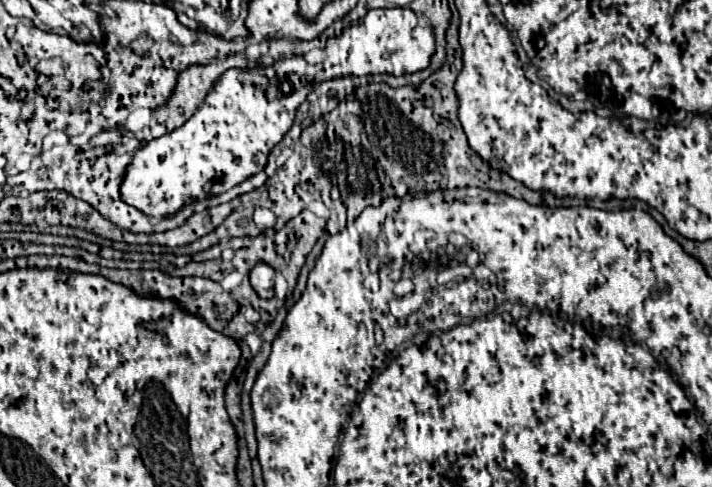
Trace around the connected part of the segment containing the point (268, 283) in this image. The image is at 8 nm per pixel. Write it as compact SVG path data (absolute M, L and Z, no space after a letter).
M257 263L253 269L251 269L251 285L253 289L257 291L259 297L263 299L271 299L275 295L273 291L273 285L275 285L275 269L267 263Z

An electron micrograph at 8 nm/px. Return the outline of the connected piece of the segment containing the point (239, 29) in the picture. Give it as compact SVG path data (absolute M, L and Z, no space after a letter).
M241 9L239 19L237 19L237 21L233 21L233 23L229 25L229 29L223 33L223 37L225 37L225 39L235 39L235 37L245 37L245 35L247 35L247 29L245 29L245 25L243 25L245 15L247 15L247 11L245 11L245 9Z

